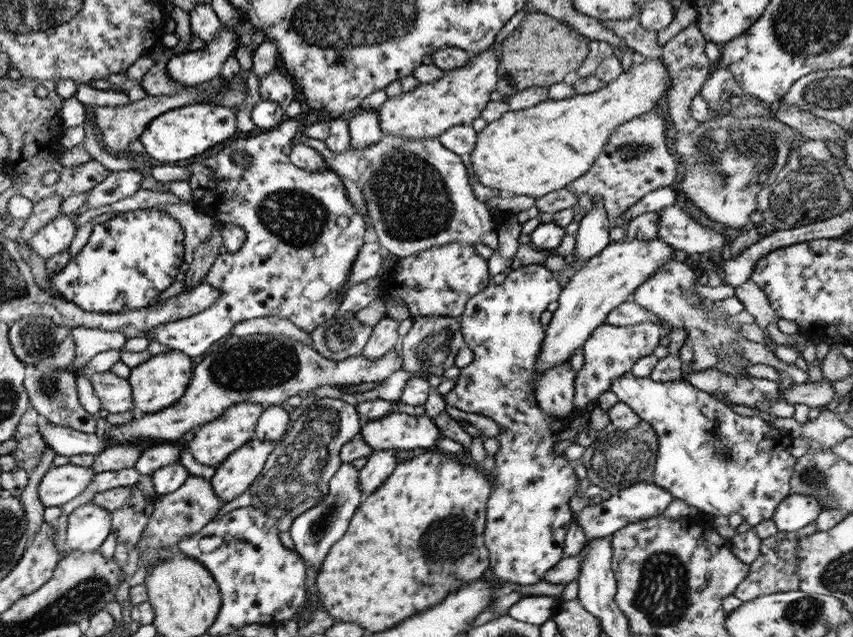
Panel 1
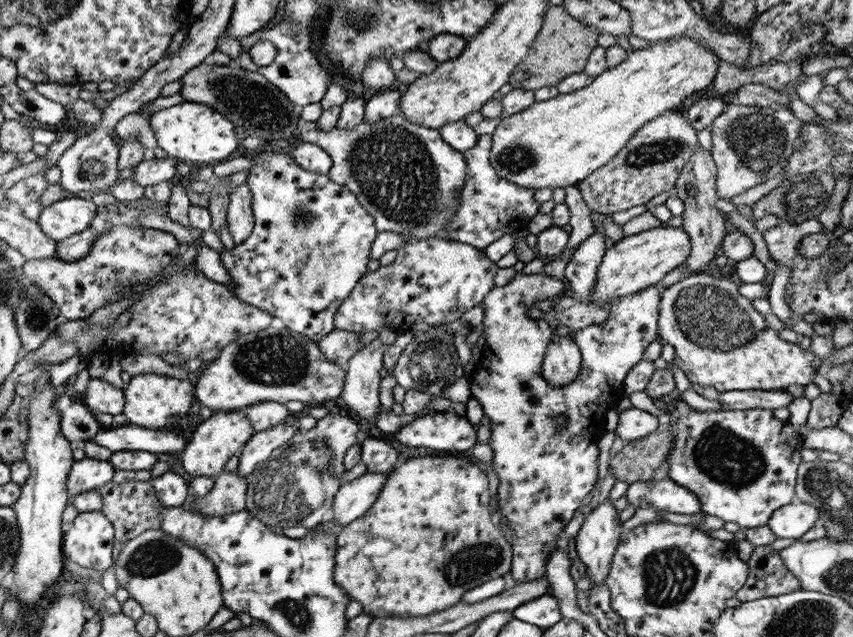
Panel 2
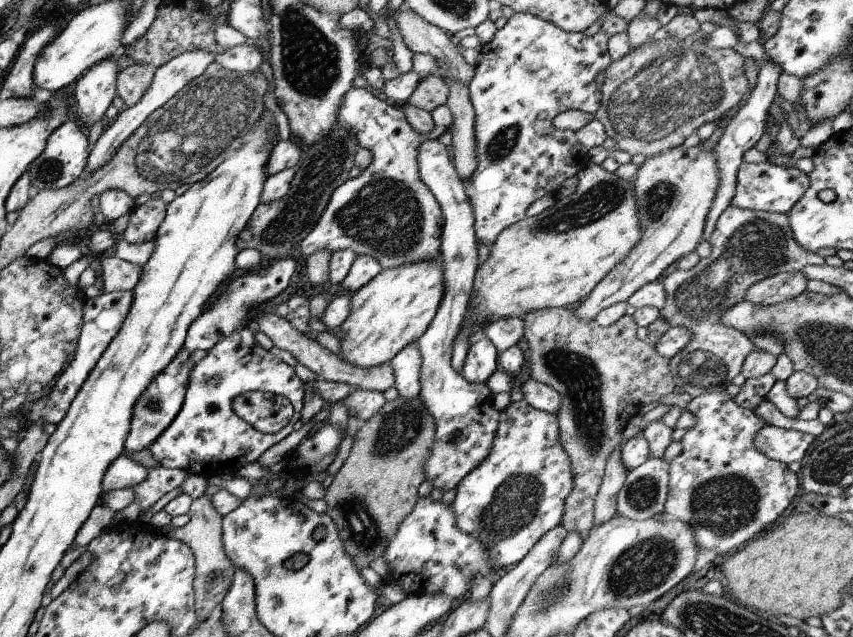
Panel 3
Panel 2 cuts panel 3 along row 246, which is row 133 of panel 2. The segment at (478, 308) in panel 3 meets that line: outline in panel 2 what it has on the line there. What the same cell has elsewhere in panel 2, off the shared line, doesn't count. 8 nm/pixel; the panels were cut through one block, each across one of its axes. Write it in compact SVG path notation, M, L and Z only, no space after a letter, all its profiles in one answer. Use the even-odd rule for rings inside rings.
M678 36L665 42L651 43L641 50L631 50L617 66L606 68L595 76L591 84L567 94L557 94L548 100L533 100L525 110L501 115L491 133L489 165L499 178L519 187L534 188L535 191L575 186L616 156L642 124L679 108L681 100L689 94L710 88L717 61L712 50L688 36Z

